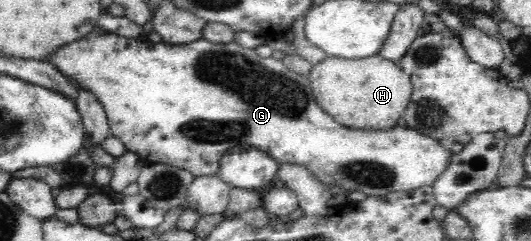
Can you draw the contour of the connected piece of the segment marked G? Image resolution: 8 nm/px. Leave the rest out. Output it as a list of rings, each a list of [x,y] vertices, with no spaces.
[[[97,26],[89,34],[86,34],[80,41],[69,43],[68,46],[58,49],[52,58],[47,59],[58,71],[62,72],[68,79],[74,79],[79,87],[92,92],[92,96],[104,106],[104,112],[109,122],[111,136],[116,137],[125,147],[140,158],[149,159],[151,164],[162,163],[173,167],[178,167],[190,172],[195,178],[200,176],[216,175],[221,166],[221,159],[229,153],[231,149],[241,147],[246,151],[246,147],[262,150],[268,154],[279,165],[292,165],[303,167],[310,171],[314,178],[322,185],[338,185],[343,190],[358,190],[368,196],[382,197],[390,192],[410,191],[411,189],[433,185],[436,178],[447,171],[457,147],[436,140],[421,132],[409,129],[403,124],[397,127],[386,129],[358,129],[346,128],[340,125],[331,115],[326,114],[313,97],[310,86],[309,76],[300,75],[298,72],[290,71],[280,59],[274,57],[261,57],[256,54],[255,49],[242,47],[234,41],[230,43],[212,43],[204,38],[197,39],[186,45],[167,44],[166,42],[154,43],[148,41],[144,36],[138,38],[126,38],[116,33],[108,32],[101,26]]]

